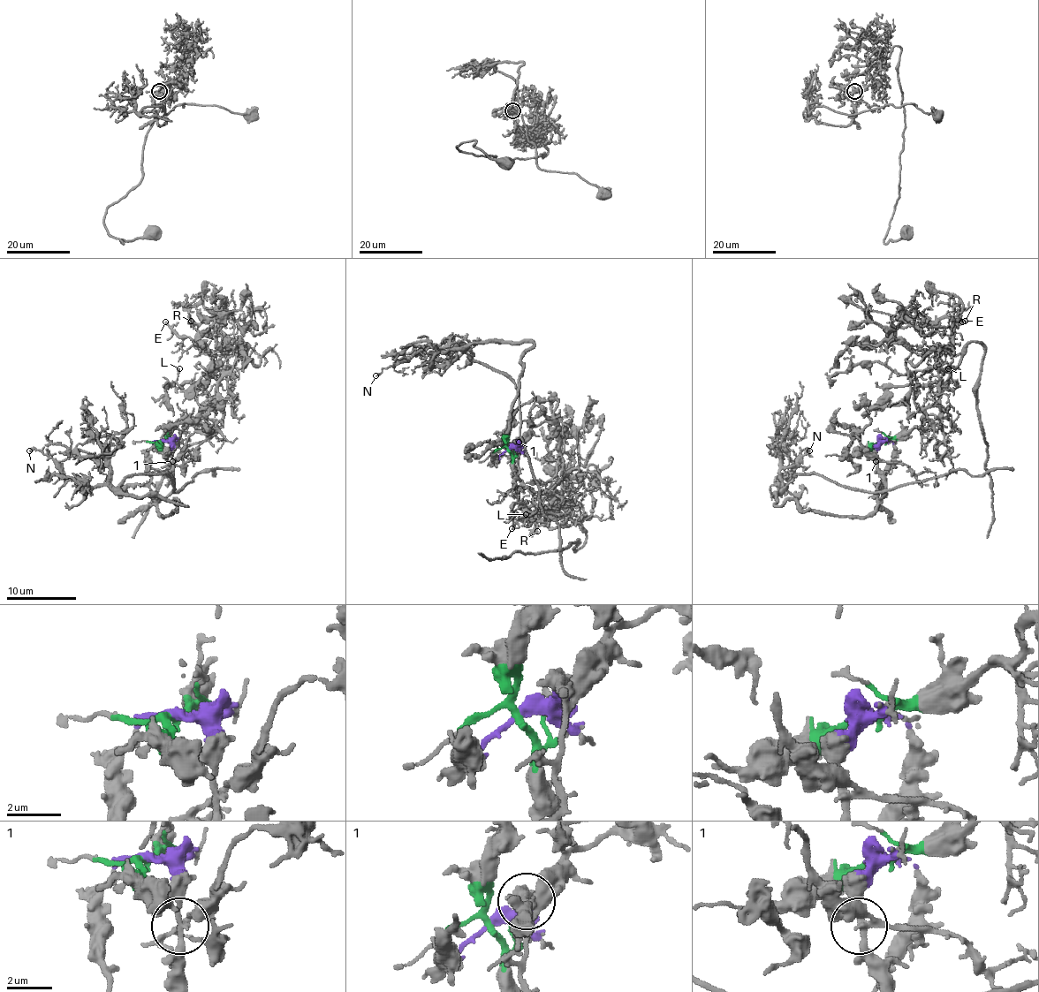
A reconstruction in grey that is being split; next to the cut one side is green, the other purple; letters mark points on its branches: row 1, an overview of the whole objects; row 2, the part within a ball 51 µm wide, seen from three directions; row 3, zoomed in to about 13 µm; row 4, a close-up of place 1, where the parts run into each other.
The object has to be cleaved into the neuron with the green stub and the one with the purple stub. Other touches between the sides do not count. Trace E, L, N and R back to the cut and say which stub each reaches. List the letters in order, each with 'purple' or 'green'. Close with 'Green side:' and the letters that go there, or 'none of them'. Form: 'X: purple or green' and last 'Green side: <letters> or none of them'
E: green
L: green
N: purple
R: green
Green side: E, L, R

